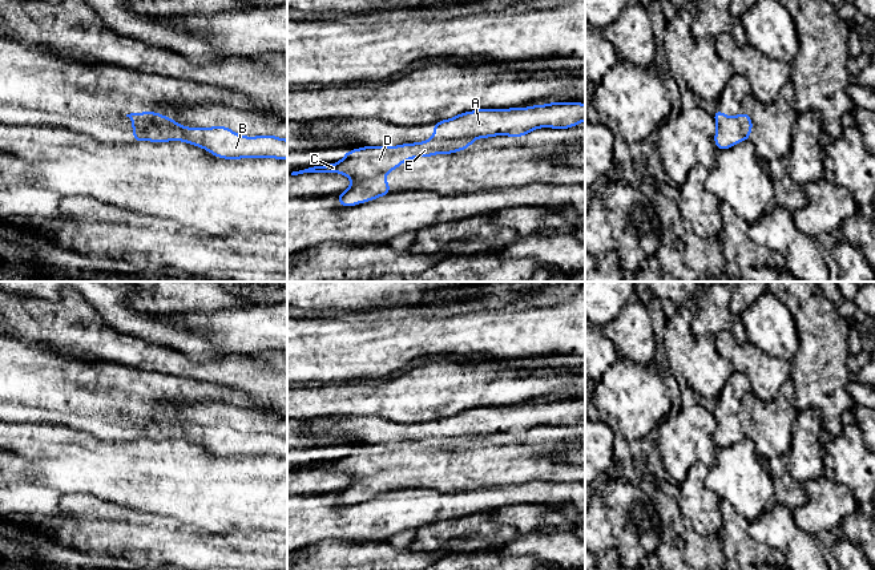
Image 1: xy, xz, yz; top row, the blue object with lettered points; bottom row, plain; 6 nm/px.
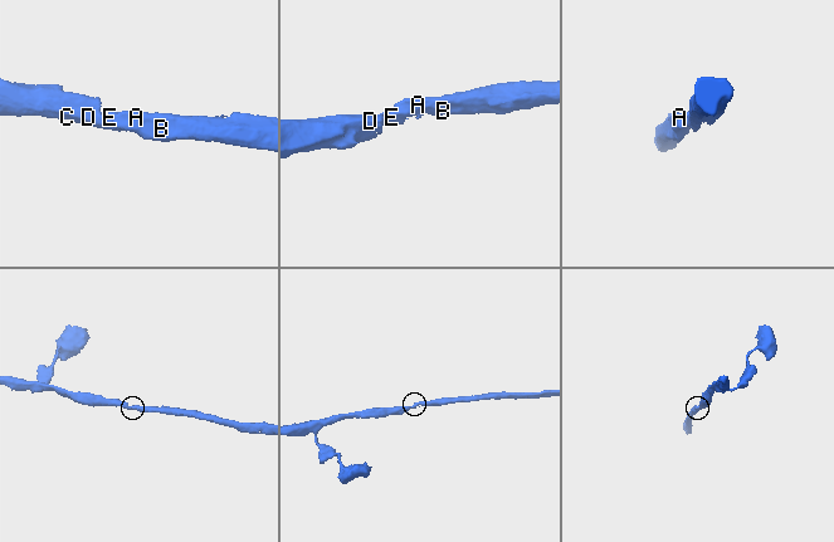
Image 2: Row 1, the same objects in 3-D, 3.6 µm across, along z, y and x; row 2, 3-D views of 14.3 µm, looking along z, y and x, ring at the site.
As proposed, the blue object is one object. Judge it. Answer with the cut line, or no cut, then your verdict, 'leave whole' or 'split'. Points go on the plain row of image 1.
cut xy (177, 421), (137, 420), (133, 425); split

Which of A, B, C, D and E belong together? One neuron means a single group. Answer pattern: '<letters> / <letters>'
A B / C D E

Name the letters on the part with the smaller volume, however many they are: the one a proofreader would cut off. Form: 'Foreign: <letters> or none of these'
Foreign: A, B

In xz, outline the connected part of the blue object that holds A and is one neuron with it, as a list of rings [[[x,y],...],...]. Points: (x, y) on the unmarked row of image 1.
[[[555,399],[509,407],[476,407],[434,421],[434,437],[520,436],[539,425],[569,427],[585,419],[585,401]]]

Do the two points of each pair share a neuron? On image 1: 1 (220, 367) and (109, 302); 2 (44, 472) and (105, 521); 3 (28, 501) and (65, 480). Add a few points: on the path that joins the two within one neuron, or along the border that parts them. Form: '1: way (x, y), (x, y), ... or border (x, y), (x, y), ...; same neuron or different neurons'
1: border (178, 350), (197, 360), (218, 359), (226, 354); different neurons
2: border (64, 492), (84, 492), (100, 498); different neurons
3: border (24, 473), (31, 480), (63, 493); different neurons

